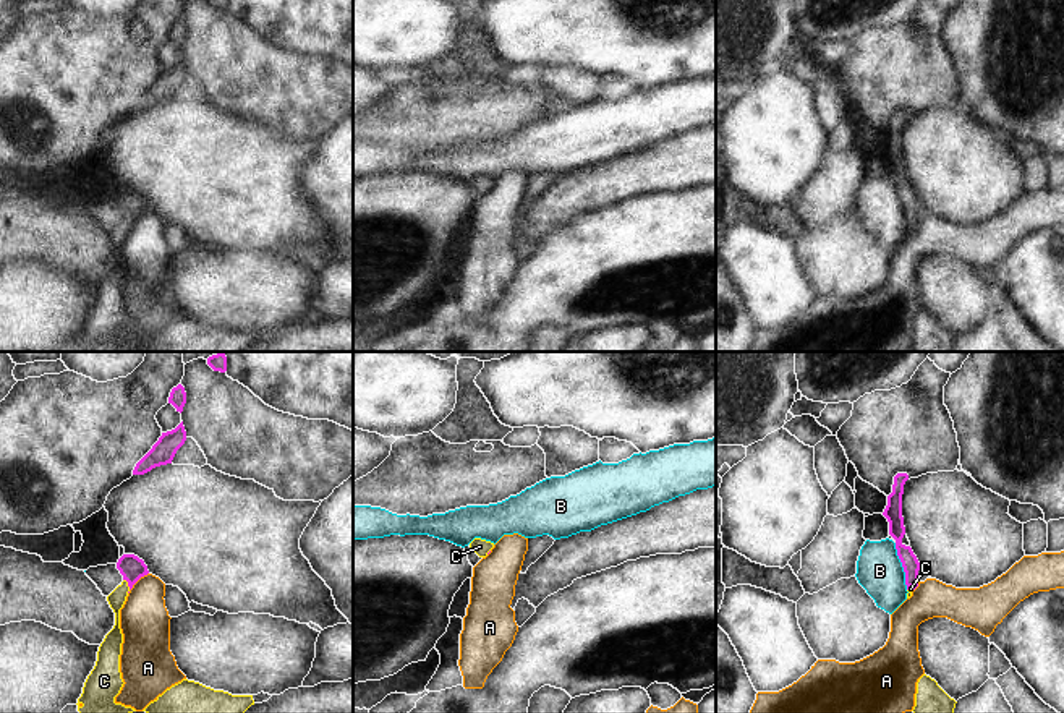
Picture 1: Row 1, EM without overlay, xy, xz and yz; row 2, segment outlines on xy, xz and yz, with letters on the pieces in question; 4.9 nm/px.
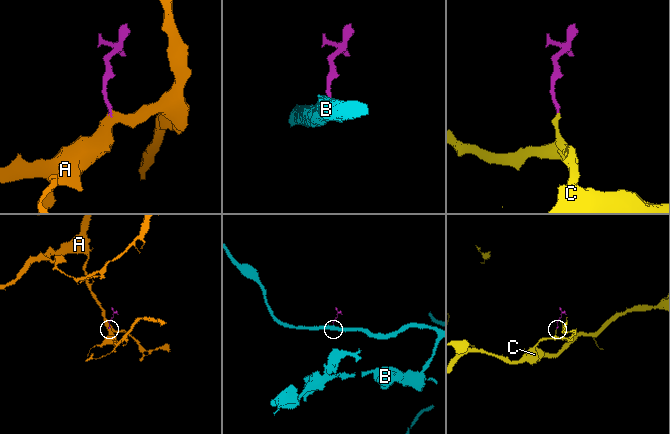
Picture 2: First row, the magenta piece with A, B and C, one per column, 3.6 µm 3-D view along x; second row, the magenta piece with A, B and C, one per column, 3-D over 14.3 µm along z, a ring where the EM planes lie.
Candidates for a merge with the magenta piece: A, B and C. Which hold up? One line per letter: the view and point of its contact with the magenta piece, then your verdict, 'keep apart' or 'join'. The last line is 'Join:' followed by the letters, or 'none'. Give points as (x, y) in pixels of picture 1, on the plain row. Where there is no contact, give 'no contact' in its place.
A: xy (136, 217) | keep apart
B: yz (902, 203) | keep apart
C: xy (128, 222) | join
Join: C

